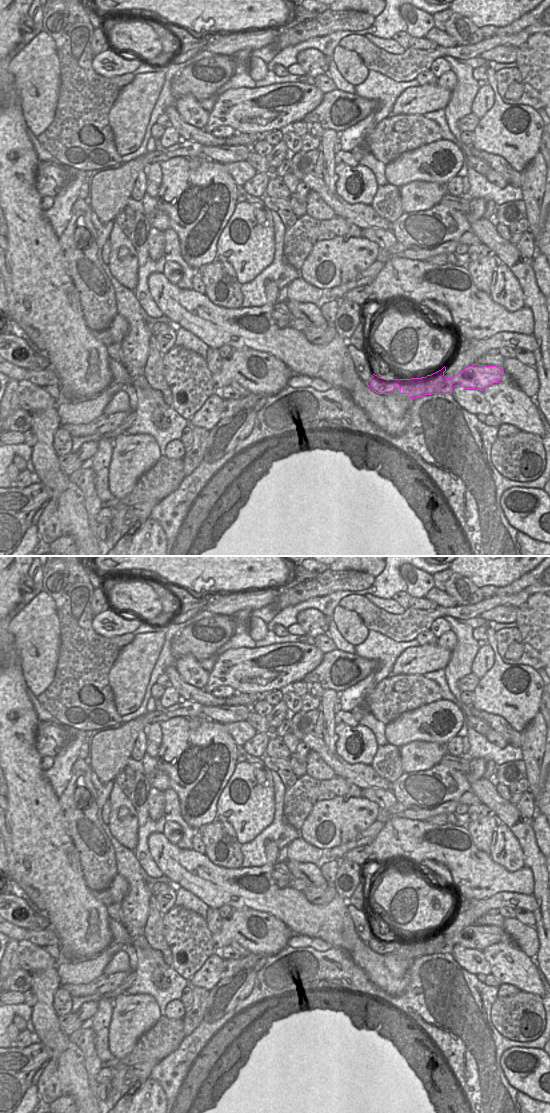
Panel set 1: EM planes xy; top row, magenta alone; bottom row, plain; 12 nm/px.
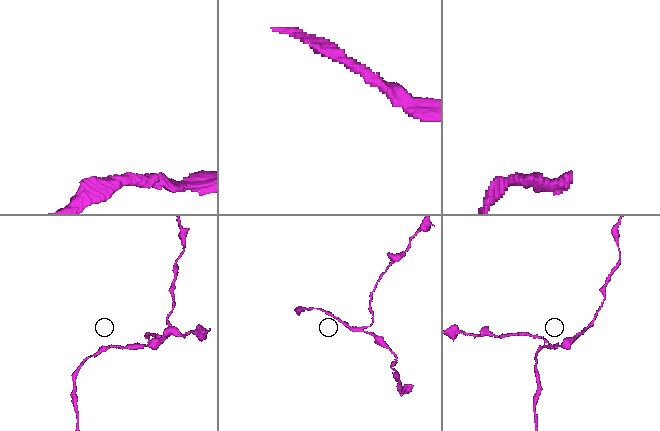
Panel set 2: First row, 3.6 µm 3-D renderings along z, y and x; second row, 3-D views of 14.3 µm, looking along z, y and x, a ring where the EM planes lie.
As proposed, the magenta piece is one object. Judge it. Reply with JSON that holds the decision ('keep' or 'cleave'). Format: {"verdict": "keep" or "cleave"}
{"verdict": "cleave"}

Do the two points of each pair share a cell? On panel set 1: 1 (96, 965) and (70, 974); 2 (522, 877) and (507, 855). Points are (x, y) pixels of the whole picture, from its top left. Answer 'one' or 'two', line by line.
1: one
2: two

